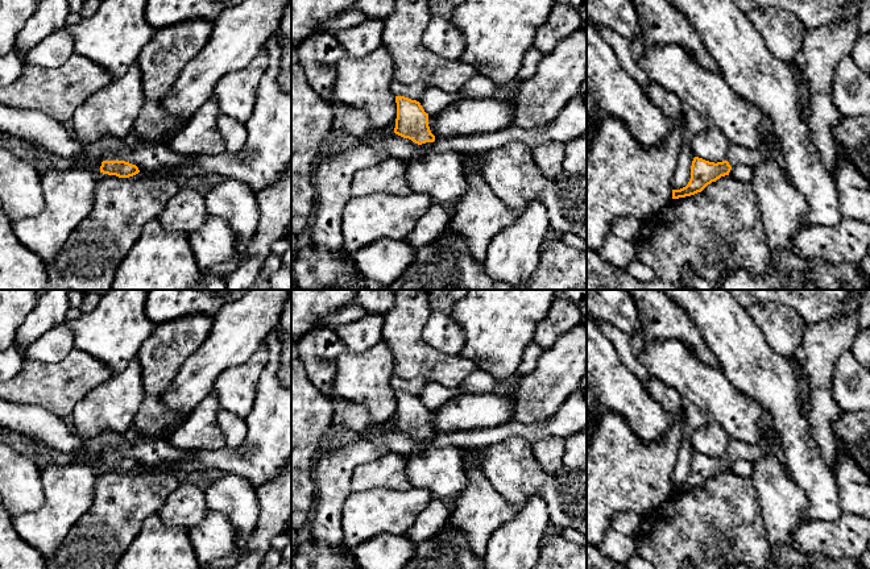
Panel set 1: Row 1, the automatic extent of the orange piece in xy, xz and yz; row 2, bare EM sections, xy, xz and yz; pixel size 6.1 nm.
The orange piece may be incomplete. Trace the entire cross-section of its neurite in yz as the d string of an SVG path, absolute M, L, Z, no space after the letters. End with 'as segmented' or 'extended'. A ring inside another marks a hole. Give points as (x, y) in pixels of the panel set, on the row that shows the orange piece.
M730 144L722 162L709 162L695 157L691 166L691 179L680 190L672 190L672 199L685 198L701 192L708 184L729 175L736 165L754 166L758 159L767 158L767 151L749 151L746 148Z; extended

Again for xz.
M395 96L397 119L394 133L409 138L417 145L414 158L427 153L427 148L435 141L435 136L428 126L428 113L424 112L420 103L405 96Z; extended

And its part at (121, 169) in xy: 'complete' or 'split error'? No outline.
split error

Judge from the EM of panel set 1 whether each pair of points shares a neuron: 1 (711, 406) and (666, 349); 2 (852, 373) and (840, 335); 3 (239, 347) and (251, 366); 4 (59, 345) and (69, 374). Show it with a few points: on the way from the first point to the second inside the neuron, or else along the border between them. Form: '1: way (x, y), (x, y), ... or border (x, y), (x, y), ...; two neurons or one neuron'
1: way (704, 391), (676, 364); one neuron
2: border (849, 349), (837, 358), (833, 379); two neurons
3: border (262, 341), (244, 362), (232, 365), (220, 374); two neurons
4: border (74, 347), (54, 361), (33, 360); two neurons

